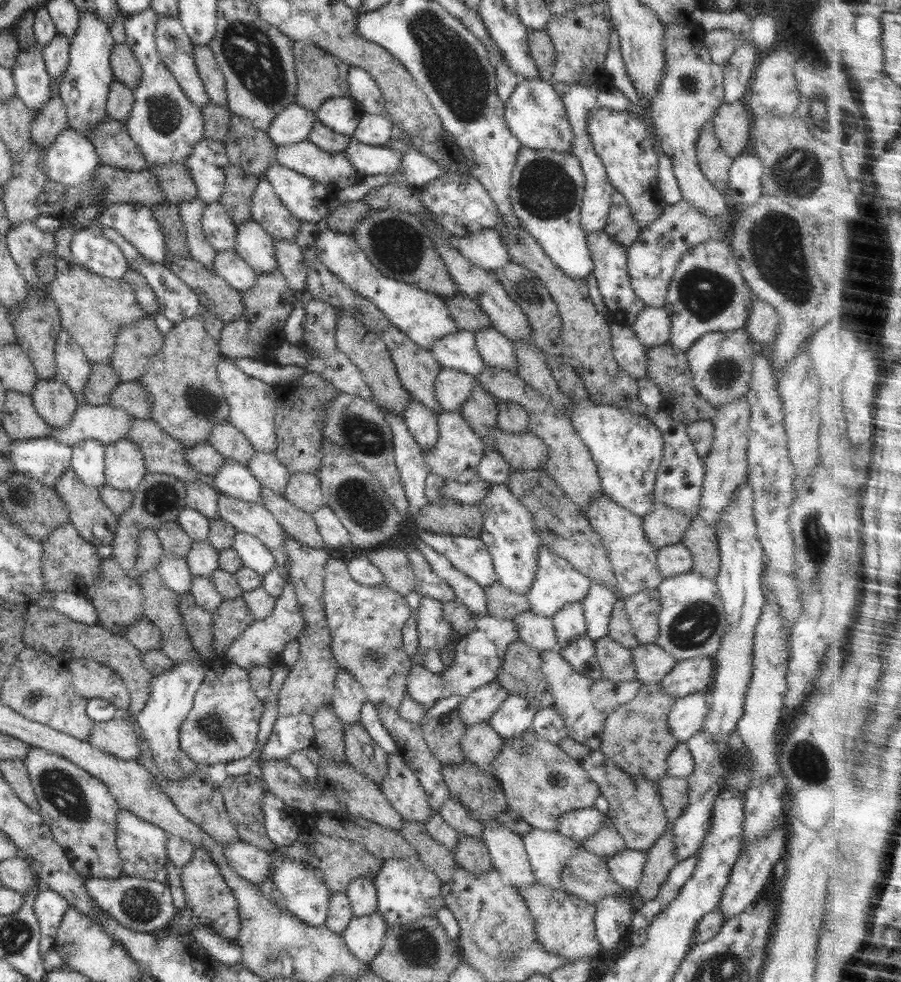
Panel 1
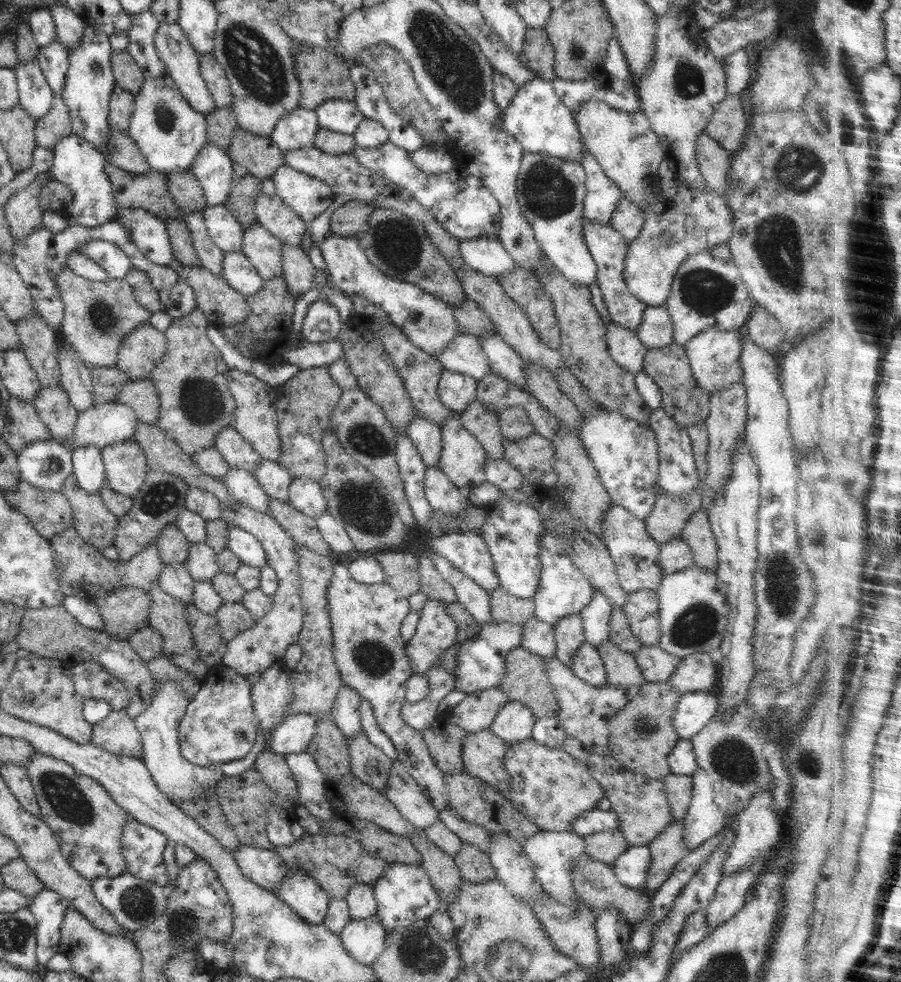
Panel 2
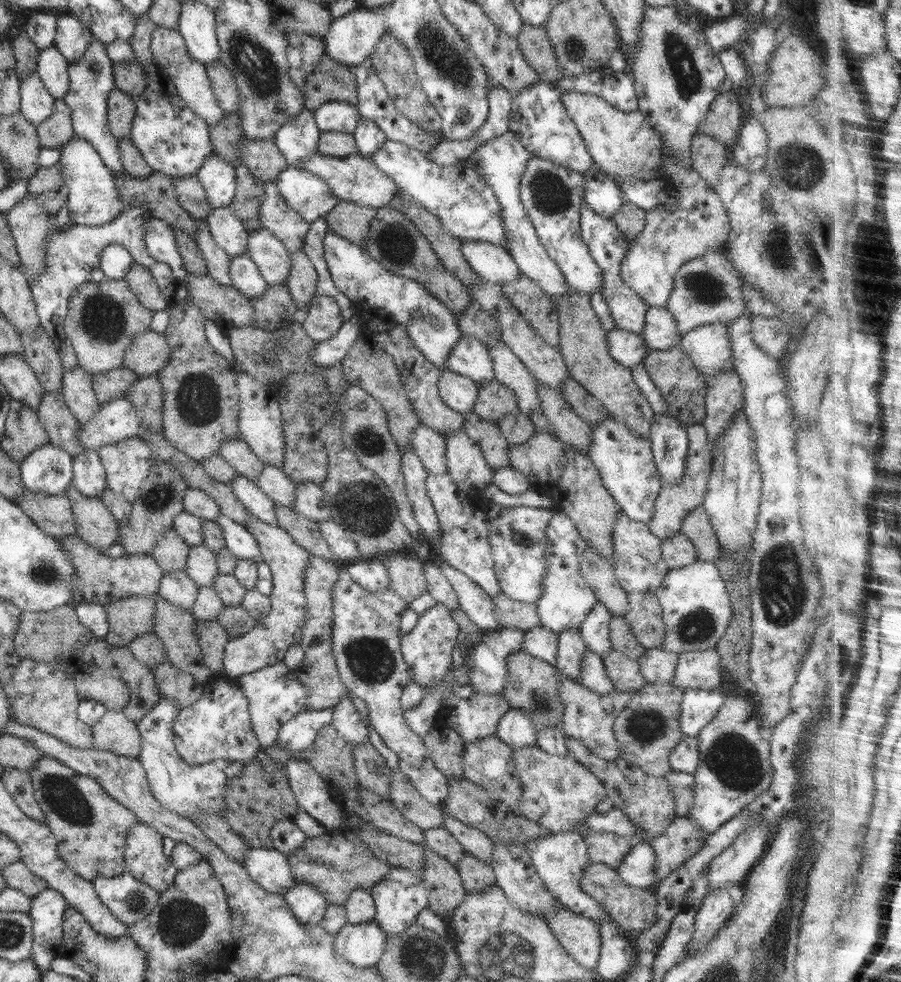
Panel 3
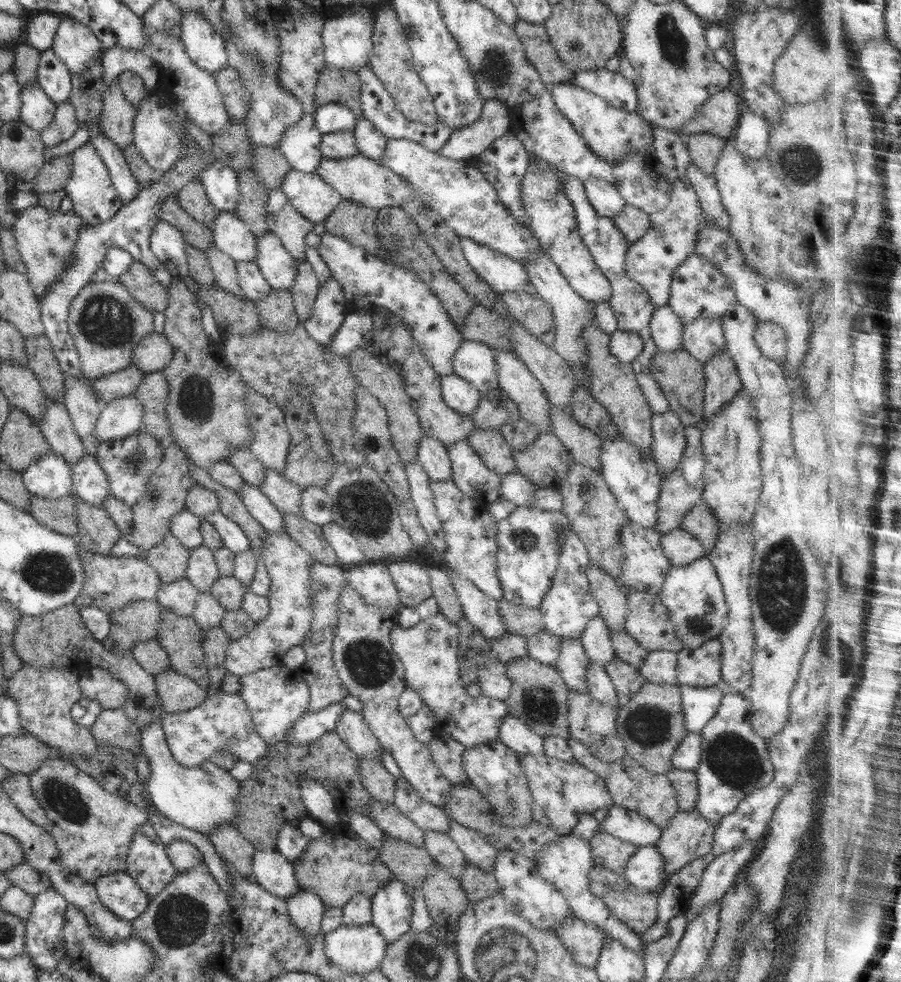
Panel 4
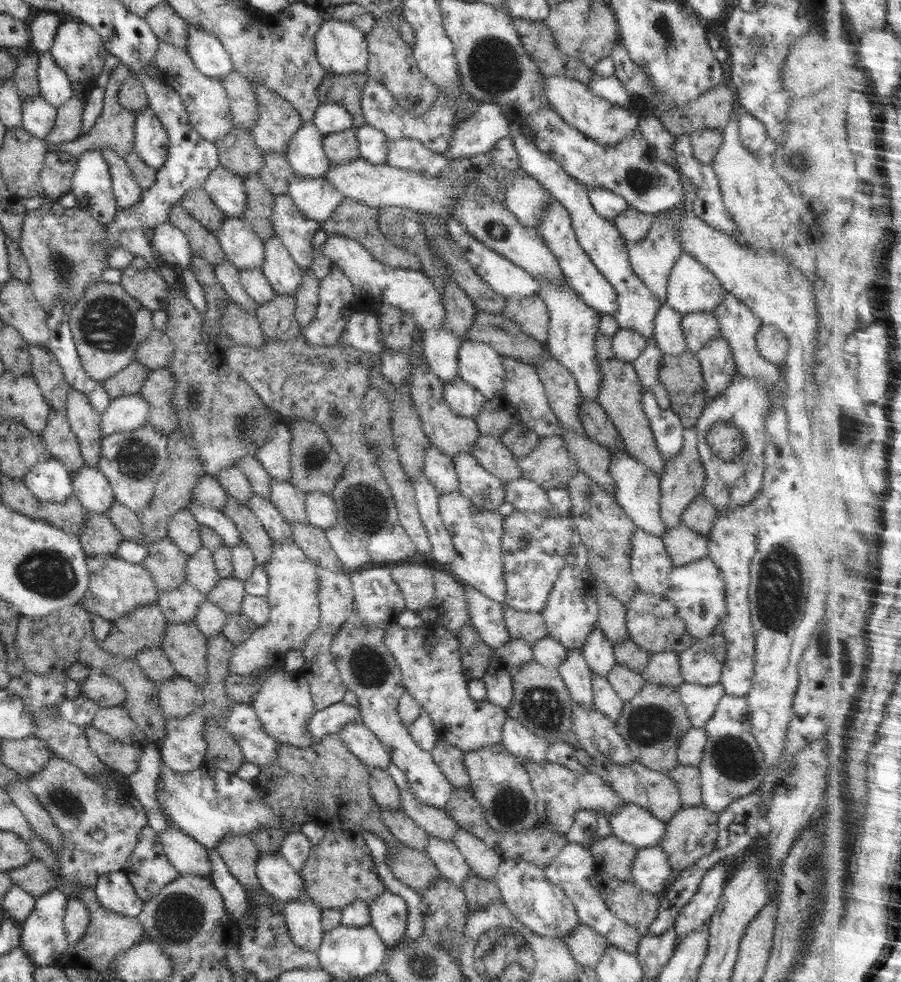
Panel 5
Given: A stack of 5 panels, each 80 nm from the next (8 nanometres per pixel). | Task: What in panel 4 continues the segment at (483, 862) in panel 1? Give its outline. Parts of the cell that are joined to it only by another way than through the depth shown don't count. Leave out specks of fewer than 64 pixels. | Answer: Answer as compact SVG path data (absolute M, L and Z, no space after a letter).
M470 862L465 863L459 878L469 902L476 902L499 894L499 884L492 872L484 872Z

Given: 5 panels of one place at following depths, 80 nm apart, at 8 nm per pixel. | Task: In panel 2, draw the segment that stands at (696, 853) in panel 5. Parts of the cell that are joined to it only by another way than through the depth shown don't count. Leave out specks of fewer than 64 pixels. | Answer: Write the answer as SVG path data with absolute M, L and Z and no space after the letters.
M673 822L660 833L648 848L651 854L644 892L652 895L660 885L670 876L675 868L690 850L687 850L683 841L684 828L682 822Z

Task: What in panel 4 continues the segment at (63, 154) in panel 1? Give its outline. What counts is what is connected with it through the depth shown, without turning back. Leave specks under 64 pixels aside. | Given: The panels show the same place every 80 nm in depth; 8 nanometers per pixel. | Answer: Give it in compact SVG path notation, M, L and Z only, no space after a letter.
M87 142L81 147L76 148L69 155L71 156L72 172L65 186L65 191L70 201L72 201L72 212L78 218L84 219L84 222L92 227L112 219L112 216L115 216L116 212L125 203L120 199L120 195L118 195L118 192L113 187L109 170L104 162L102 162L100 155L95 151L95 146Z

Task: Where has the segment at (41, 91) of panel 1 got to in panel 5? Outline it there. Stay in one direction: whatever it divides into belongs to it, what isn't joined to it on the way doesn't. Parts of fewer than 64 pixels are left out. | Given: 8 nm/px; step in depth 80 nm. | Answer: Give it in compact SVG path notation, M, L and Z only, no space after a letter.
M41 95L24 100L21 127L32 136L46 140L53 129L57 117L57 108L48 104Z

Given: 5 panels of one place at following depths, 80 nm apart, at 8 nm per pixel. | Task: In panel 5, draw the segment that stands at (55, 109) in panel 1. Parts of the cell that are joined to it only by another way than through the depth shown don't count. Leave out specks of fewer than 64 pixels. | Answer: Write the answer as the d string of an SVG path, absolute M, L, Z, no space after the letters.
M74 94L60 108L57 108L56 122L46 142L58 144L59 142L72 142L78 138L81 133L80 128L82 128L83 109L81 100Z

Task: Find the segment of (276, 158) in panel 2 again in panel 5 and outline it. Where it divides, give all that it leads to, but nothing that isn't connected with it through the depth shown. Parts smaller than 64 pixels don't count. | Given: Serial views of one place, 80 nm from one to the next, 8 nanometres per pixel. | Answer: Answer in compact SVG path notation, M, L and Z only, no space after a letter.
M264 152L263 165L258 176L262 179L266 190L269 190L272 195L286 195L295 172L285 154Z

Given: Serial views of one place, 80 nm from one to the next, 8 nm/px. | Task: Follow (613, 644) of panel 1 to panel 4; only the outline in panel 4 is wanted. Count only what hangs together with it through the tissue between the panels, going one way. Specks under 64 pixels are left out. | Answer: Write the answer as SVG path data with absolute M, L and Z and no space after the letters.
M617 656L605 666L605 671L620 698L629 698L638 693L646 683L638 668L620 660Z

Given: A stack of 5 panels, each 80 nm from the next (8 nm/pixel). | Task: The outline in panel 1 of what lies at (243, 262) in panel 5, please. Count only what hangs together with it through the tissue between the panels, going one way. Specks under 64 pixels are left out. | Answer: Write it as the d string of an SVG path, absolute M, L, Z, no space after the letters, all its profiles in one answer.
M219 203L206 204L201 219L206 242L216 251L233 251L236 247L236 225Z

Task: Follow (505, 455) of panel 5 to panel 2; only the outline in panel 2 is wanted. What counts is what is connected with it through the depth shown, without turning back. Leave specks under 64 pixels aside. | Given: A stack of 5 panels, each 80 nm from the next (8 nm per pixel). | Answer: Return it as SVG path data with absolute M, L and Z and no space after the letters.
M476 398L461 414L463 427L478 439L485 450L487 460L503 458L505 451L499 427L499 415L494 410L488 410Z

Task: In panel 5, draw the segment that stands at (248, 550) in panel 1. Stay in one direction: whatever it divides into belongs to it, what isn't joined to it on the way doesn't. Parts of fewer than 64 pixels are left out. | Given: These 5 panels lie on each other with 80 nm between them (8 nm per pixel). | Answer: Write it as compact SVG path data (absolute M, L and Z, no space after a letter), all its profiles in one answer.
M189 501L187 508L193 514L196 522L215 530L223 538L224 545L228 548L238 543L244 543L241 540L240 531L222 510L210 508L194 501Z

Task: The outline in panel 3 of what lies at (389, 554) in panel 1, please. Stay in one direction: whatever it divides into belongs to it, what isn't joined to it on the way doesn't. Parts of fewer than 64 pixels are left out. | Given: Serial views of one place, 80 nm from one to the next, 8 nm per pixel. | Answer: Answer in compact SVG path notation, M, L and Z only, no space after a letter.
M386 555L381 558L381 561L387 568L390 587L408 604L428 590L425 574L422 574L422 562L420 560L406 560L402 556L392 556L392 558L388 559L388 555Z

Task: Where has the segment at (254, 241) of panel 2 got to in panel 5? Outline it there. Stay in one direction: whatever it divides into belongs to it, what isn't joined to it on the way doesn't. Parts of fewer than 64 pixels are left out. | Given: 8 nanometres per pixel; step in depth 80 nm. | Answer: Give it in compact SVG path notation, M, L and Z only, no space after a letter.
M276 236L264 242L264 255L261 271L270 287L277 294L293 296L302 285L303 271Z

